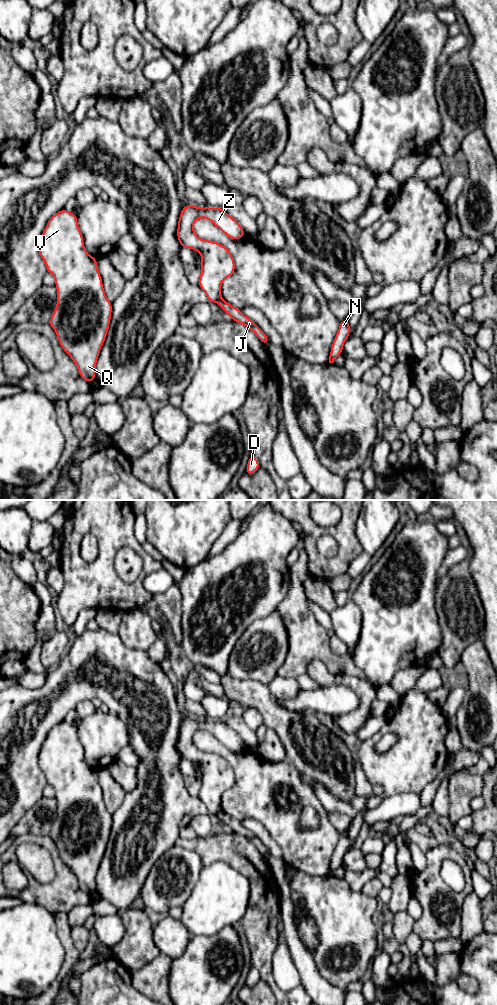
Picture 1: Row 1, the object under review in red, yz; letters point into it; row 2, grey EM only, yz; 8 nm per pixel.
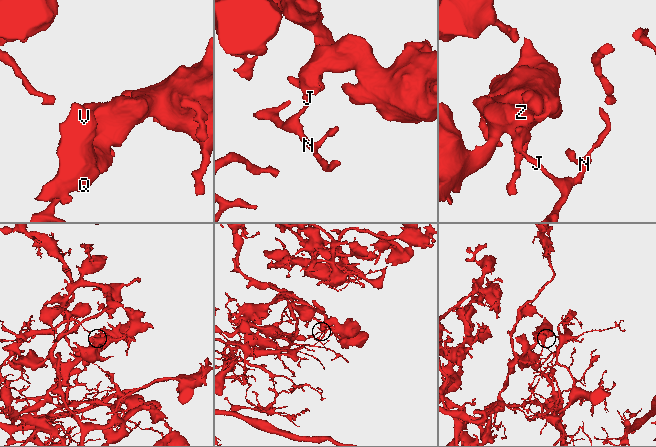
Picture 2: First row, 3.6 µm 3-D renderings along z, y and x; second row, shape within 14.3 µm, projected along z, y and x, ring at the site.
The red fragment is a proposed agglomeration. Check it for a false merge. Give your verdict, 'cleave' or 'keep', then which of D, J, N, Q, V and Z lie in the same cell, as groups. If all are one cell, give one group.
cleave; groups D J N / Q V Z

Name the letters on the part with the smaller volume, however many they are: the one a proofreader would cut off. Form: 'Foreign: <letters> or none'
Foreign: D, J, N

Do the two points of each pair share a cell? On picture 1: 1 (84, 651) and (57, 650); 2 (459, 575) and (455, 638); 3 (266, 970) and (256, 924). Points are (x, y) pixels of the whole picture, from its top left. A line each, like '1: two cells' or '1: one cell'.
1: two cells
2: one cell
3: one cell

